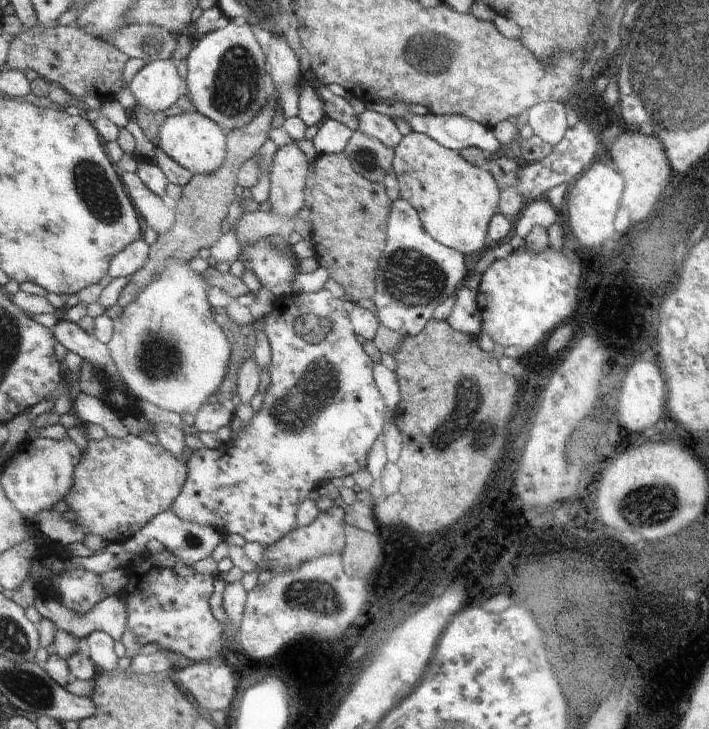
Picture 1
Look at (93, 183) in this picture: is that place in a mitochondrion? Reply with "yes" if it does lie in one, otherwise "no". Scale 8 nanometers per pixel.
yes

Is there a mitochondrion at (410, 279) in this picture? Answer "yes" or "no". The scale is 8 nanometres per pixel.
yes

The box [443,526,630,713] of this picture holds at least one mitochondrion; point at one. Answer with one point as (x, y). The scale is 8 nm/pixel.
(586, 658)

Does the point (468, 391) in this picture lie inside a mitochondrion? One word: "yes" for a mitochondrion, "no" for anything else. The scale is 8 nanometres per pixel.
yes

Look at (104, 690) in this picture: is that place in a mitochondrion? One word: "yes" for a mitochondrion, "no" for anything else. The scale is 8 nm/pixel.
no

